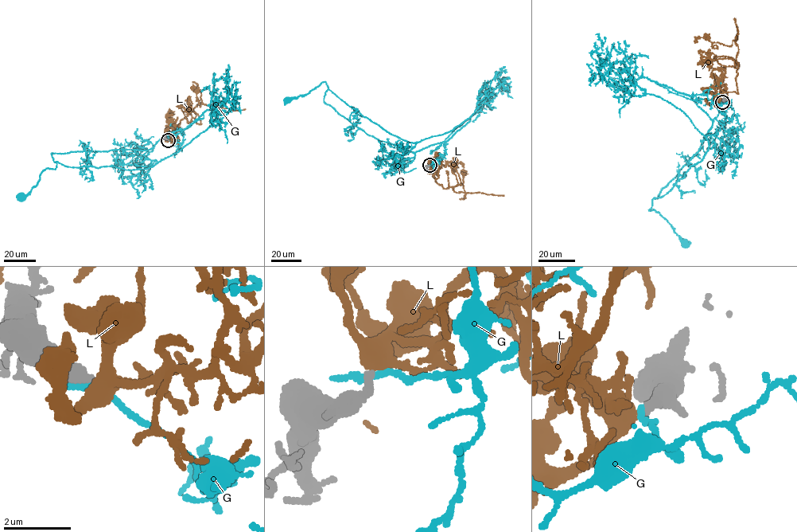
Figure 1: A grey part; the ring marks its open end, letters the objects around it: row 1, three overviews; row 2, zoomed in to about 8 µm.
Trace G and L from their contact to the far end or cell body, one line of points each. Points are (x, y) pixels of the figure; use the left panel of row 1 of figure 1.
G: (169, 139), (182, 142), (183, 134), (171, 132), (144, 150), (53, 153), (56, 168), (43, 170), (20, 195)
L: (168, 140), (176, 135), (179, 139), (174, 127), (184, 117), (189, 122), (190, 111), (200, 105), (192, 89)

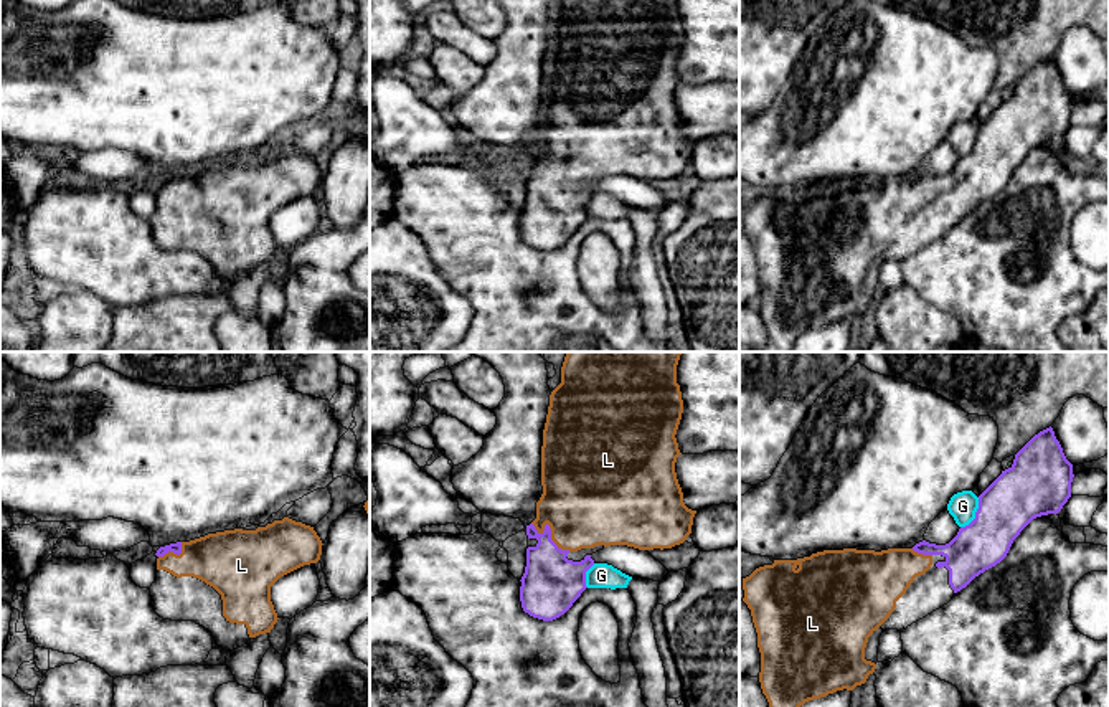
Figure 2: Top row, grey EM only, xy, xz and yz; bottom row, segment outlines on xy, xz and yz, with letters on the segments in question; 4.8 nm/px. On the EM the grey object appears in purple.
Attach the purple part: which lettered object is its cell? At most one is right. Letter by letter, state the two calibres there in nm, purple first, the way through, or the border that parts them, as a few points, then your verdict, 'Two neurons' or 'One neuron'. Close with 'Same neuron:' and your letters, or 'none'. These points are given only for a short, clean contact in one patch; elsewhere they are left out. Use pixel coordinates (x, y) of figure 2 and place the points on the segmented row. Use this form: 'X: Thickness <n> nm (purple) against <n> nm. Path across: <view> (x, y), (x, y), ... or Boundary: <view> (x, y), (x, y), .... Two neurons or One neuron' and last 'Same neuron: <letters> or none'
G: Thickness 280 nm (purple) against 140 nm. Two neurons
L: Thickness 280 nm (purple) against 460 nm. Path across: xz (552, 583), (550, 532), (560, 527), (589, 499). One neuron
Same neuron: L

